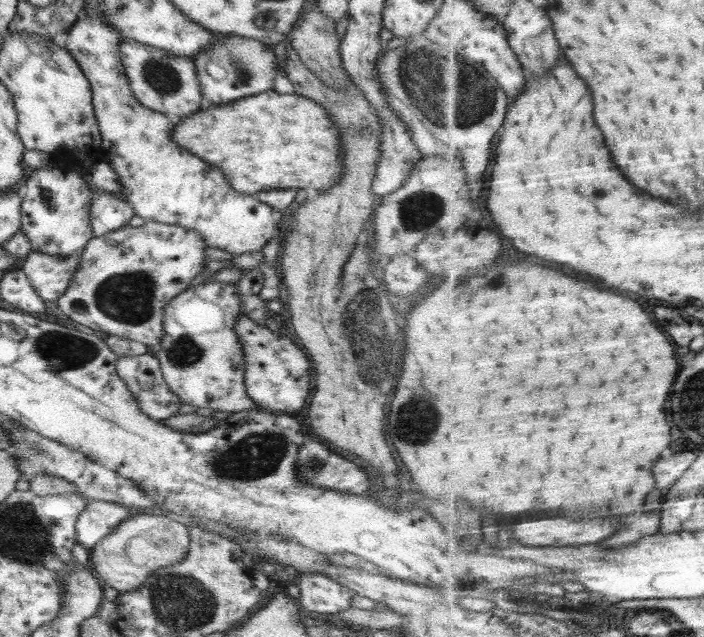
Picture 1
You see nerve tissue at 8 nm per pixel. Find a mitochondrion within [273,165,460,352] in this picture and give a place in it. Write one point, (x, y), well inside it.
(421, 210)

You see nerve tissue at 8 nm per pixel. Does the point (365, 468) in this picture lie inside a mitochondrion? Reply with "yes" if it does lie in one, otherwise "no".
no

